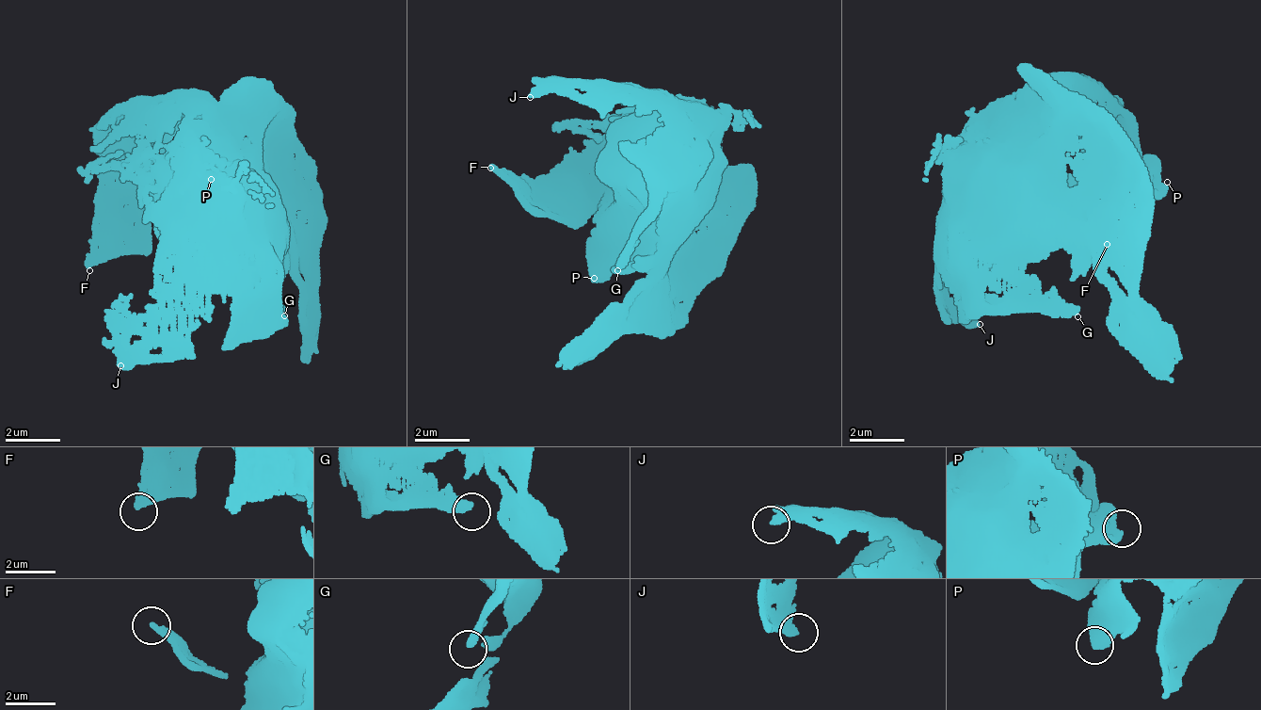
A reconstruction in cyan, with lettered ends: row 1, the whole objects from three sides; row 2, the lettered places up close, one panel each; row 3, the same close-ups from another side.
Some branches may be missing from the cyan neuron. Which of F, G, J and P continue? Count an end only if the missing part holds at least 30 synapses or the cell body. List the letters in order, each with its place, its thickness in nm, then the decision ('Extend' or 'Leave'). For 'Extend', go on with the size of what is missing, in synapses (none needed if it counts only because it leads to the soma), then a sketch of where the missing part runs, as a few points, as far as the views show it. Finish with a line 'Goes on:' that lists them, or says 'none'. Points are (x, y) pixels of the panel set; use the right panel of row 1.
F: Place: (1107, 244). Thickness 280 nm. Leave
G: Place: (1077, 316). Thickness 320 nm. Leave
J: Place: (980, 324). Thickness 240 nm. Leave
P: Place: (1167, 182). Thickness 340 nm. Leave
Goes on: none

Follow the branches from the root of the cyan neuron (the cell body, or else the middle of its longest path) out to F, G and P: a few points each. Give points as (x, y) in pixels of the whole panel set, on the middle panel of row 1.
F: (672, 153), (651, 148), (641, 174), (608, 188), (593, 201), (540, 211), (519, 186), (490, 168)
G: (672, 153), (688, 185), (684, 192), (665, 197), (658, 212), (638, 226), (634, 248), (617, 270)
P: (672, 153), (614, 215), (614, 249), (598, 267), (594, 278)

